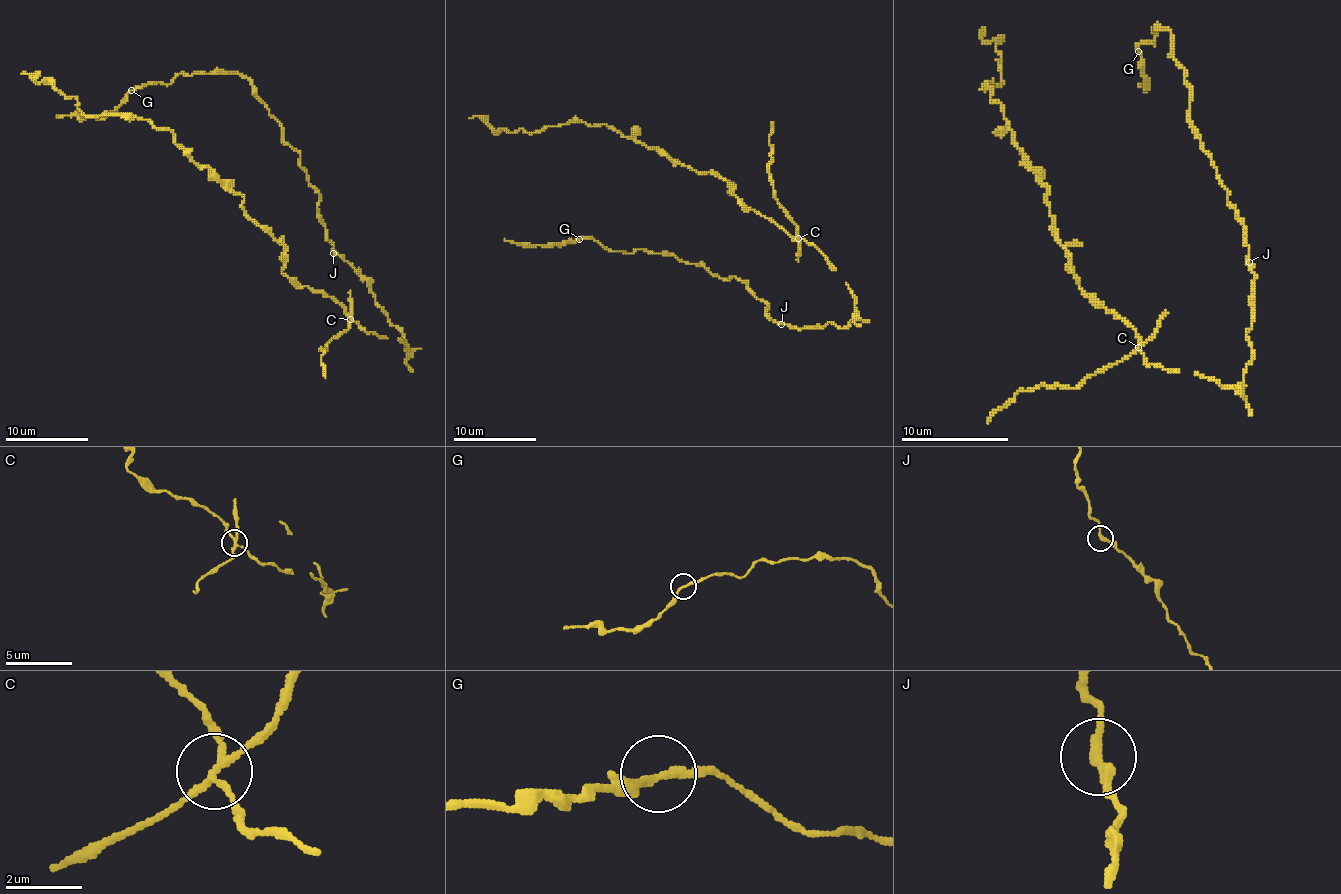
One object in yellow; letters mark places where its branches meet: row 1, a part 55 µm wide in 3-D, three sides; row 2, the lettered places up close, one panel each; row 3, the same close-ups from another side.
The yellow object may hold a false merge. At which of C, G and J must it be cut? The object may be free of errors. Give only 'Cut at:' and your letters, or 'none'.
Cut at: C

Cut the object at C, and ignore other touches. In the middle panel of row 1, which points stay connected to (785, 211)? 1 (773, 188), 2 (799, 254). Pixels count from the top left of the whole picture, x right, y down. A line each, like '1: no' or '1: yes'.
1: yes
2: yes

